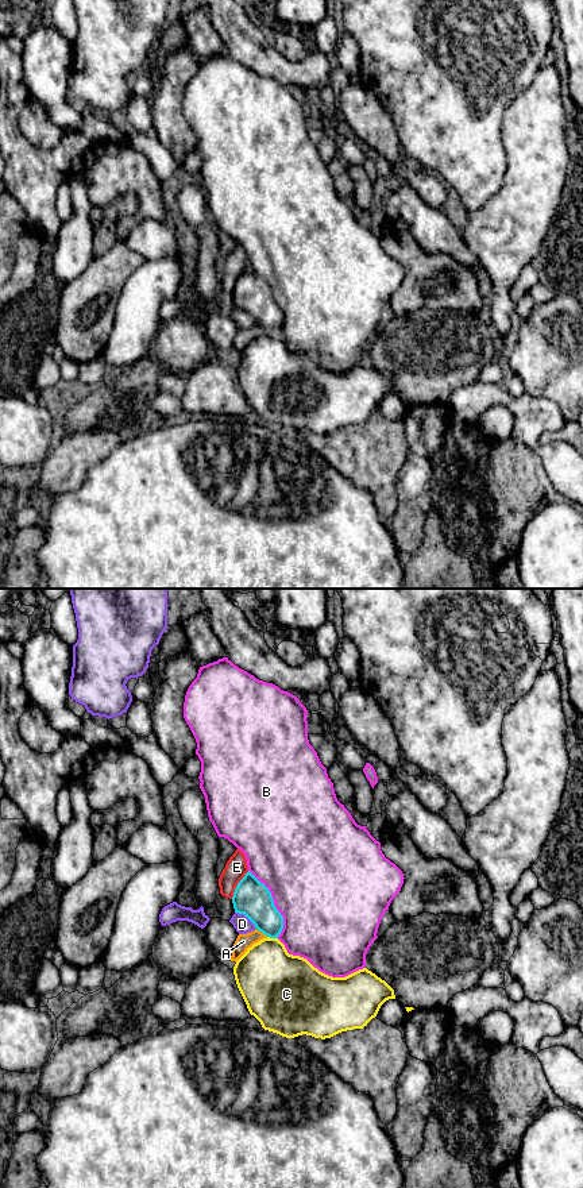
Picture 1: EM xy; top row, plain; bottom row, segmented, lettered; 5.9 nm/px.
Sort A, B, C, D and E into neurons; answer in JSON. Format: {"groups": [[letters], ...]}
{"groups": [["A"], ["B"], ["C"], ["D"], ["E"]]}

